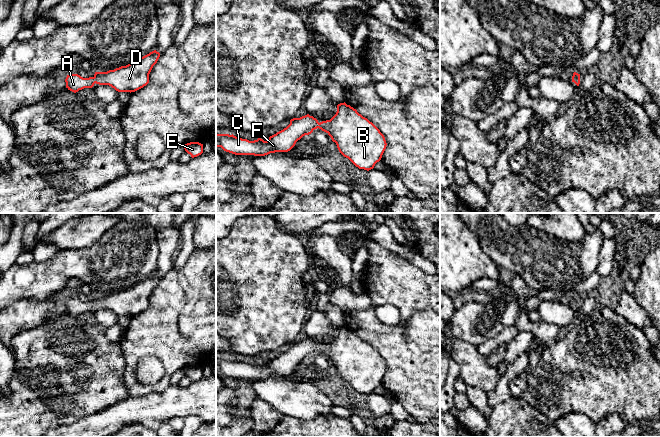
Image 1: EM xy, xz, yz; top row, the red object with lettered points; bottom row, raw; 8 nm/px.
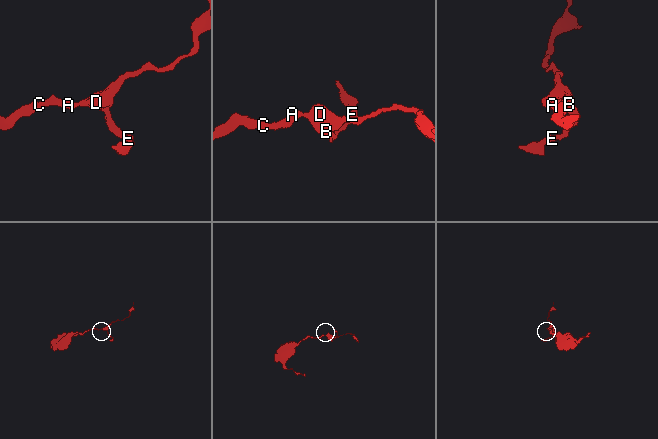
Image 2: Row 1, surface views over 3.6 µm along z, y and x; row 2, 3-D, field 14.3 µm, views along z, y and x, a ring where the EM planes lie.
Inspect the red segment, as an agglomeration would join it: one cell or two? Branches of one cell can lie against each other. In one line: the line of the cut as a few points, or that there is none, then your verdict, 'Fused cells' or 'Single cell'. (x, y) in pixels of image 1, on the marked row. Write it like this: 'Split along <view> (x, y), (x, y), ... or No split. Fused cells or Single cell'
No split. Single cell

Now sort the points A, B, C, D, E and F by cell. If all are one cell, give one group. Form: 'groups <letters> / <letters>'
groups A B C D E F

